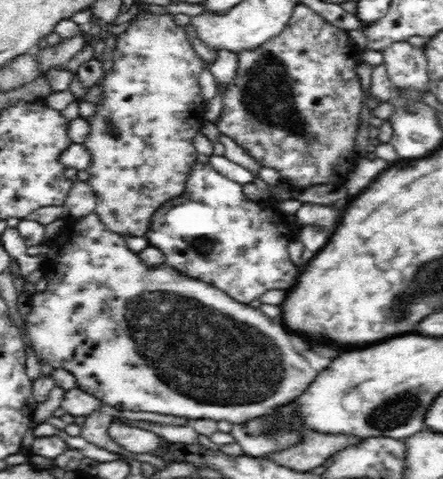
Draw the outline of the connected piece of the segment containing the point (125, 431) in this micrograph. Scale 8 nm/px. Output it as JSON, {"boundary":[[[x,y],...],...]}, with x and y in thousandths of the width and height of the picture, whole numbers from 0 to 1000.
{"boundary":[[[255,879],[242,902],[253,919],[298,948],[348,948],[366,931],[366,916],[357,914],[348,902],[266,879]]]}

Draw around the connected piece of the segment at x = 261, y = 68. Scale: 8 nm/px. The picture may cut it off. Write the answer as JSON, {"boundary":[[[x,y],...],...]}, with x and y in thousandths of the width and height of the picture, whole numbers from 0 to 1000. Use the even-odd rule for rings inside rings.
{"boundary":[[[673,6],[661,31],[655,35],[652,48],[646,58],[628,75],[621,75],[609,88],[589,92],[578,104],[546,106],[535,115],[540,125],[535,157],[524,171],[517,171],[506,184],[503,213],[506,223],[501,236],[490,248],[490,265],[497,280],[519,288],[544,305],[560,324],[571,330],[591,347],[614,351],[628,359],[632,372],[655,388],[659,397],[682,397],[698,388],[731,384],[749,386],[754,390],[770,390],[779,384],[786,363],[799,353],[804,334],[810,334],[808,322],[799,317],[799,284],[808,259],[813,259],[813,234],[817,234],[817,177],[813,177],[813,161],[799,148],[804,142],[804,119],[799,125],[786,125],[786,96],[795,92],[786,86],[786,69],[777,71],[777,63],[758,58],[747,52],[736,40],[729,40],[709,21],[695,17],[686,6]]]}

